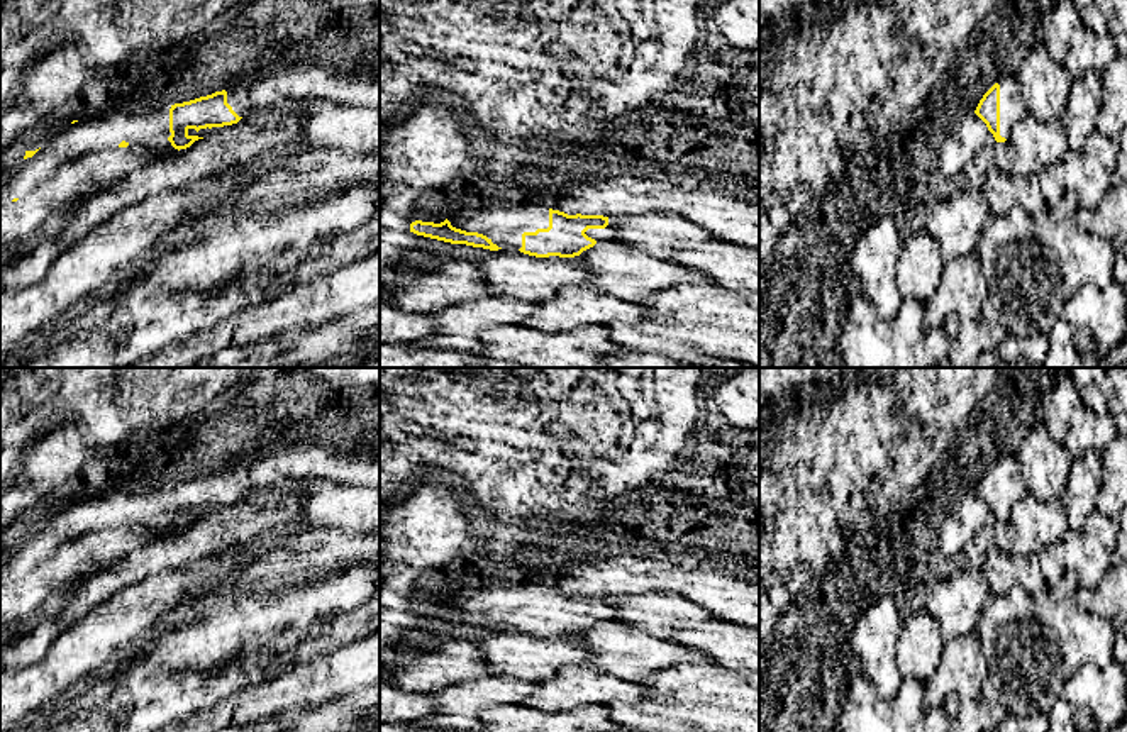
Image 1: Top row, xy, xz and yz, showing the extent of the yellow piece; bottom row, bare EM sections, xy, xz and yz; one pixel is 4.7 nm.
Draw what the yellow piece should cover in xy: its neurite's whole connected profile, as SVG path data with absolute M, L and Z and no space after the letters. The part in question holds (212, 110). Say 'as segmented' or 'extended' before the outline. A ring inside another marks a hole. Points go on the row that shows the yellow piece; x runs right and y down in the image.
as segmented; M215 92L190 102L175 103L169 108L169 132L168 141L175 149L186 149L195 141L203 139L190 136L188 130L212 129L237 124L239 117L227 103L227 92Z

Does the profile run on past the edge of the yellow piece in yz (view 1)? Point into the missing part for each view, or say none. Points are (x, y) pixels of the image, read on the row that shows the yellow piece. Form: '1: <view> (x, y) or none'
1: none

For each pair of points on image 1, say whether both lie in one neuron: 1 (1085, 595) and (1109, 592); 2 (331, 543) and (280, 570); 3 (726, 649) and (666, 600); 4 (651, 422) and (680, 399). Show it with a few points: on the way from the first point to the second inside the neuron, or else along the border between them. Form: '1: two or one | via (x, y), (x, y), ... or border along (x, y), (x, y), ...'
1: one | via (1090, 595), (1104, 595)
2: one | via (319, 554), (309, 565), (292, 566)
3: two | border along (651, 609), (690, 621)
4: one | via (658, 415), (673, 400)

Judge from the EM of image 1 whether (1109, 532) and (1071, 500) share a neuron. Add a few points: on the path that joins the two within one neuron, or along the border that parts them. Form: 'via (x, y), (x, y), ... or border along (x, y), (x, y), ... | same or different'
border along (1095, 509), (1082, 529), (1070, 531) | different

